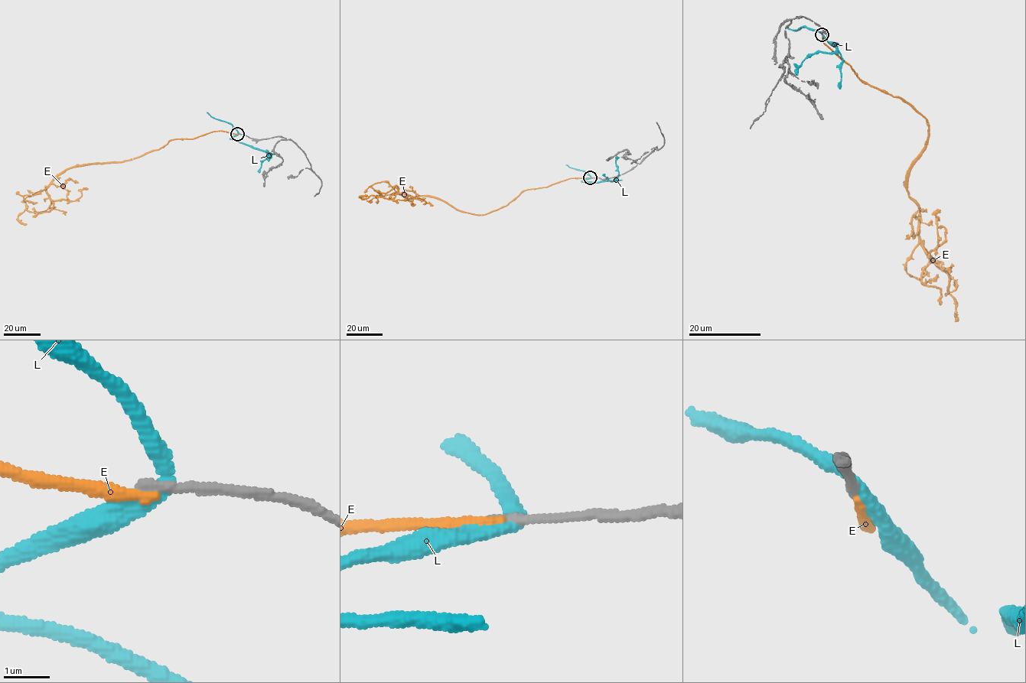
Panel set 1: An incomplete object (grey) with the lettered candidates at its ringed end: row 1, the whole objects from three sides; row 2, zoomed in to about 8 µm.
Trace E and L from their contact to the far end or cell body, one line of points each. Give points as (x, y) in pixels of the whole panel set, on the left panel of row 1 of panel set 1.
E: (237, 134), (216, 131), (172, 139), (133, 159), (66, 168), (47, 190), (47, 208), (18, 216), (27, 224)
L: (237, 134), (229, 138), (265, 150), (271, 155), (268, 153), (267, 155), (268, 160)

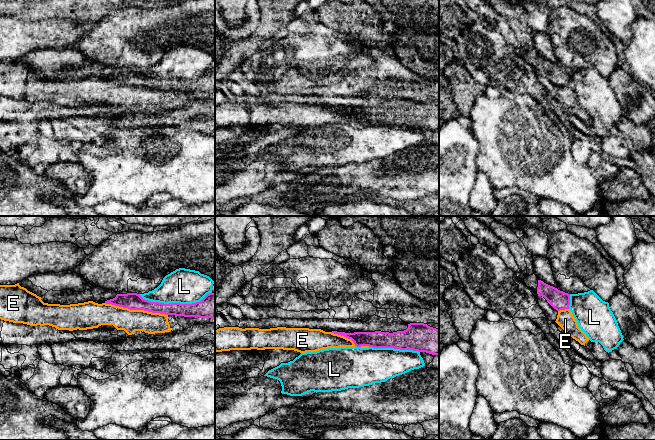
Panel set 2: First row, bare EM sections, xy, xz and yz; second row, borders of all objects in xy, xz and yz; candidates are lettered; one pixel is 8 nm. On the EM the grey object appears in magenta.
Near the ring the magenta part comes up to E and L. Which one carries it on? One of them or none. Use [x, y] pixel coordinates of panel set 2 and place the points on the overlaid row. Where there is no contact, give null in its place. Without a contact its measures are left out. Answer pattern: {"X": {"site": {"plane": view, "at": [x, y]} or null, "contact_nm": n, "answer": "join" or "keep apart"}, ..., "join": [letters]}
{"E": {"site": {"plane": "xy", "at": [136, 309]}, "contact_nm": 500, "answer": "keep apart"}, "L": {"site": {"plane": "xy", "at": [174, 303]}, "contact_nm": 600, "answer": "keep apart"}, "join": []}

